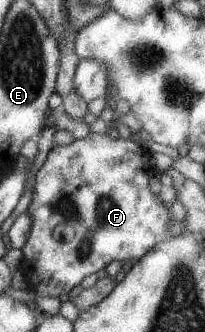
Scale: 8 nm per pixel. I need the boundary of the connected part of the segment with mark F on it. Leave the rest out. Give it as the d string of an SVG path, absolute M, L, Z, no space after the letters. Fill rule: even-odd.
M88 133L83 139L73 140L68 145L52 146L35 174L30 203L25 209L30 218L30 229L21 247L22 257L17 270L24 277L26 289L43 297L67 294L83 277L105 269L111 261L134 264L158 241L171 237L168 205L148 190L150 168L150 153L136 136L112 139L108 134ZM56 225L72 227L72 239L62 243L55 241L52 229Z

